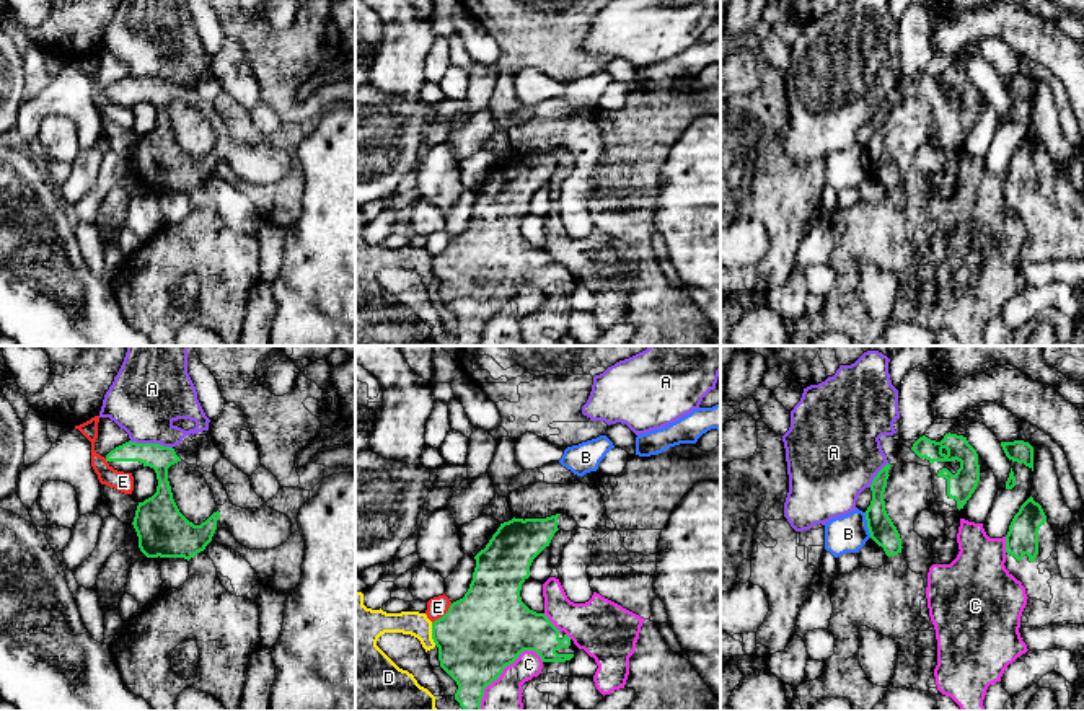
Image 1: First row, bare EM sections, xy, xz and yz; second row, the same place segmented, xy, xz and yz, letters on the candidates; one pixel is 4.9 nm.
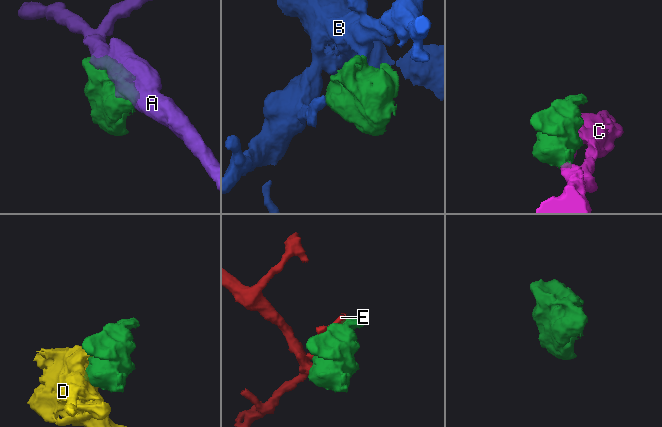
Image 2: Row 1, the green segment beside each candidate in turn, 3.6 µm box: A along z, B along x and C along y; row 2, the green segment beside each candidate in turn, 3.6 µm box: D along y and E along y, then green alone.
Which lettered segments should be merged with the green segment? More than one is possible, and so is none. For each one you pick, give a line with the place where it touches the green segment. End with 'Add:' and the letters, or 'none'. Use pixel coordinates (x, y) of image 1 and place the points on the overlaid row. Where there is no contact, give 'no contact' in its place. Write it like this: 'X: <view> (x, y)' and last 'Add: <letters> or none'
Add: none

